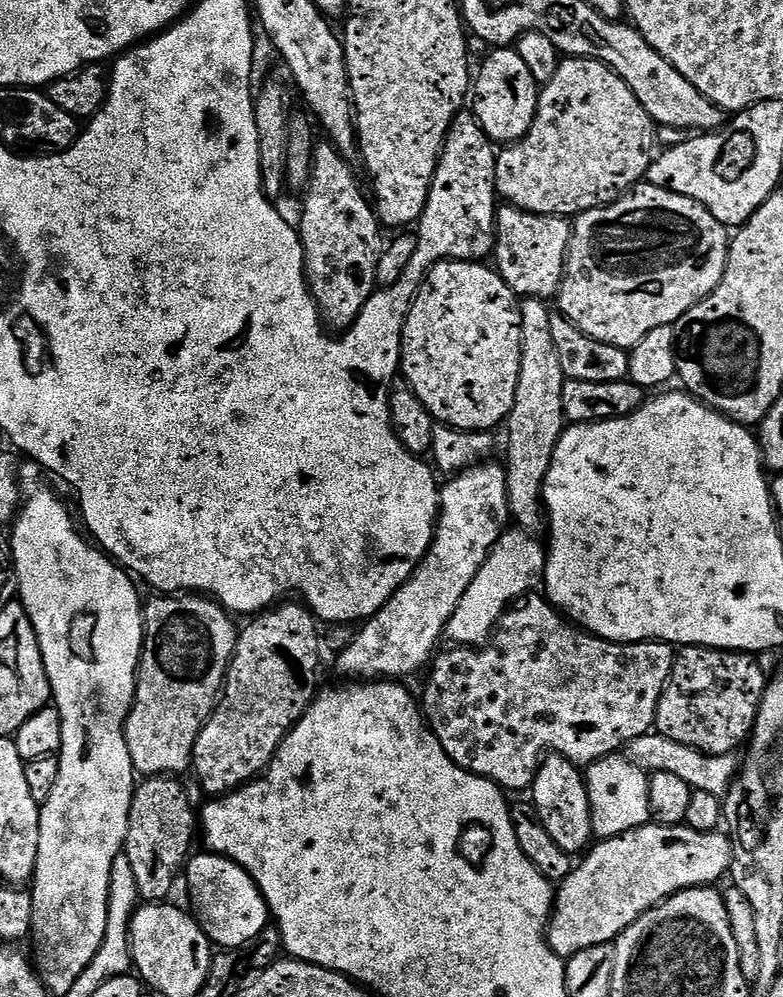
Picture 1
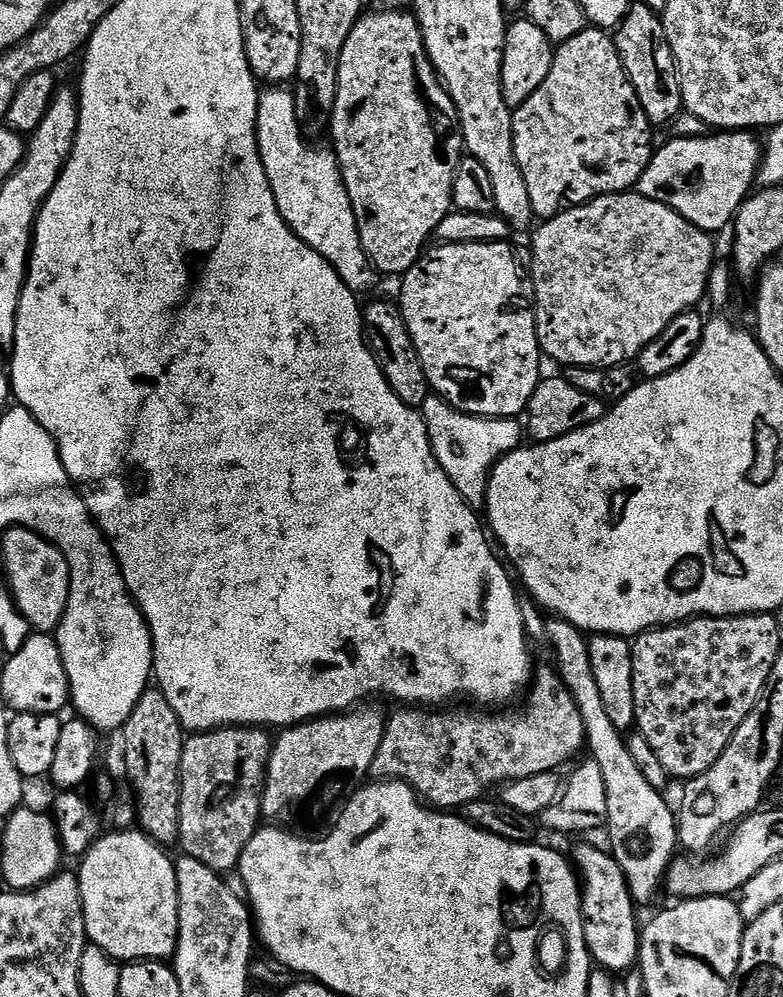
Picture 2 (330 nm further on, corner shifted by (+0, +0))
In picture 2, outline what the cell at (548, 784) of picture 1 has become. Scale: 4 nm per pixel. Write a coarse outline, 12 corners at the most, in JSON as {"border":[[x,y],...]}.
{"border":[[611,851],[570,852],[580,878],[584,941],[599,967],[640,959],[641,925]]}

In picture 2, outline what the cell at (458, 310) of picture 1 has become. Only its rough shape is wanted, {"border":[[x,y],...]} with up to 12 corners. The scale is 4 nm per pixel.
{"border":[[440,244],[398,303],[428,387],[516,418],[540,385],[513,245]]}

